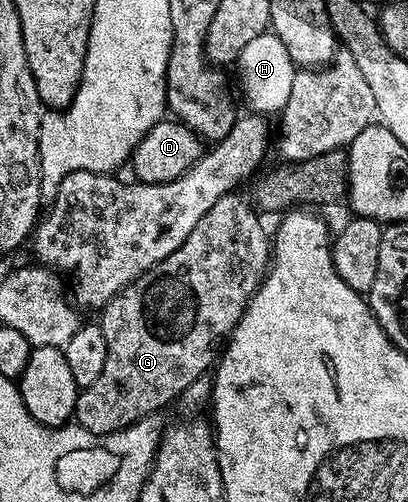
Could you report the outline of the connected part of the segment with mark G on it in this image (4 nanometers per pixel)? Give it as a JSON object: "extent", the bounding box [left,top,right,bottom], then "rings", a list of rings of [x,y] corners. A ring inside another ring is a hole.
{"extent":[75,193,270,435],"rings":[[[230,193],[226,197],[222,197],[222,201],[217,201],[214,204],[214,209],[210,209],[210,213],[206,213],[206,217],[202,217],[202,221],[198,221],[198,225],[194,225],[190,237],[186,237],[186,241],[181,247],[174,249],[174,253],[170,253],[170,257],[158,261],[158,265],[154,265],[146,273],[142,273],[130,285],[126,285],[102,308],[99,312],[98,322],[102,334],[106,336],[106,366],[103,367],[102,374],[98,376],[98,381],[94,381],[94,385],[83,388],[77,394],[75,422],[79,423],[81,427],[90,429],[90,433],[98,433],[99,435],[125,431],[131,423],[137,423],[138,420],[145,419],[147,415],[163,412],[163,407],[171,399],[179,400],[186,388],[194,381],[198,381],[198,377],[205,374],[217,362],[228,336],[238,325],[242,313],[247,309],[248,302],[252,299],[252,294],[260,287],[260,281],[270,266],[270,235],[269,232],[268,235],[264,232],[259,218],[261,219],[261,216],[254,210],[251,202],[245,196],[243,199],[240,193]]]}

